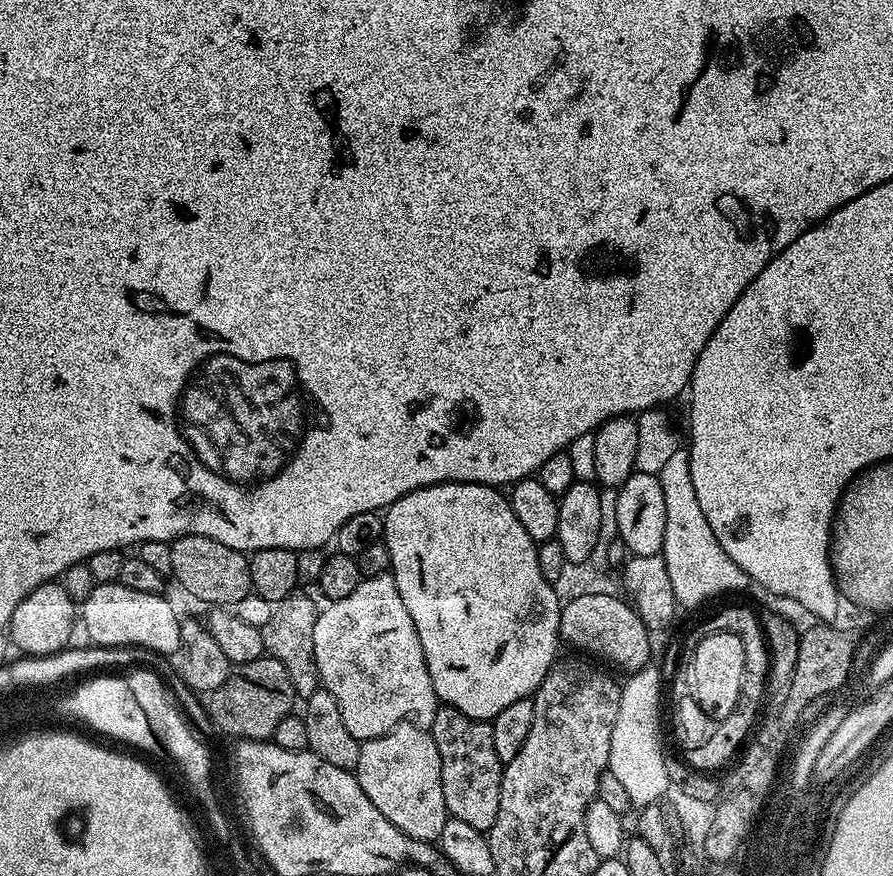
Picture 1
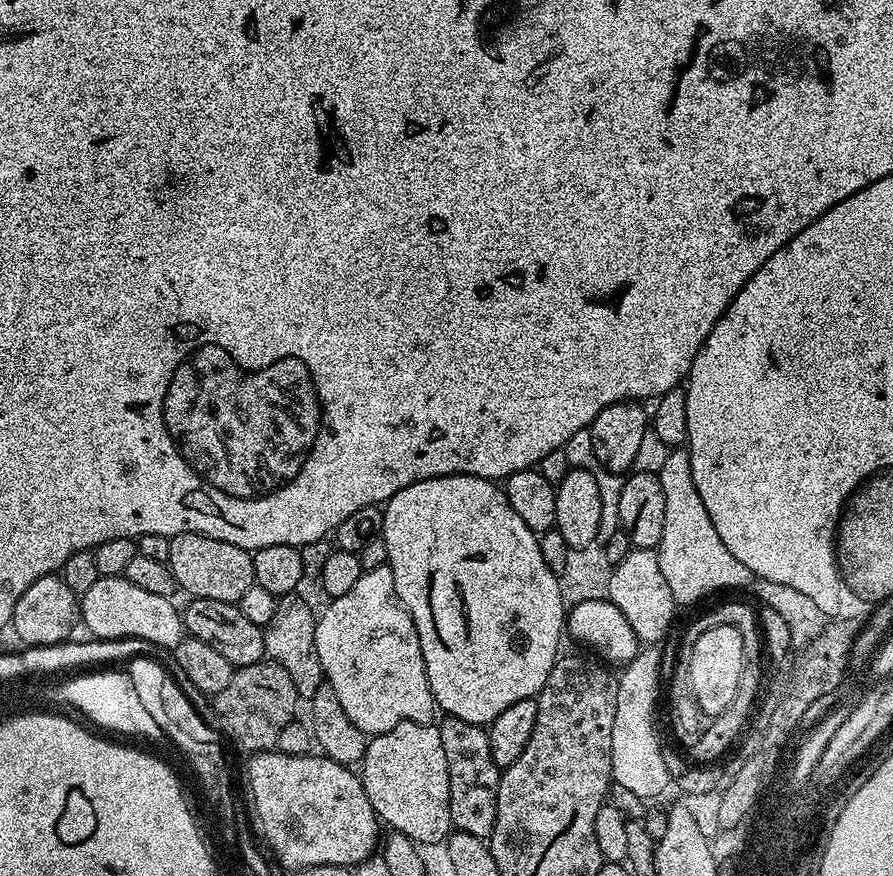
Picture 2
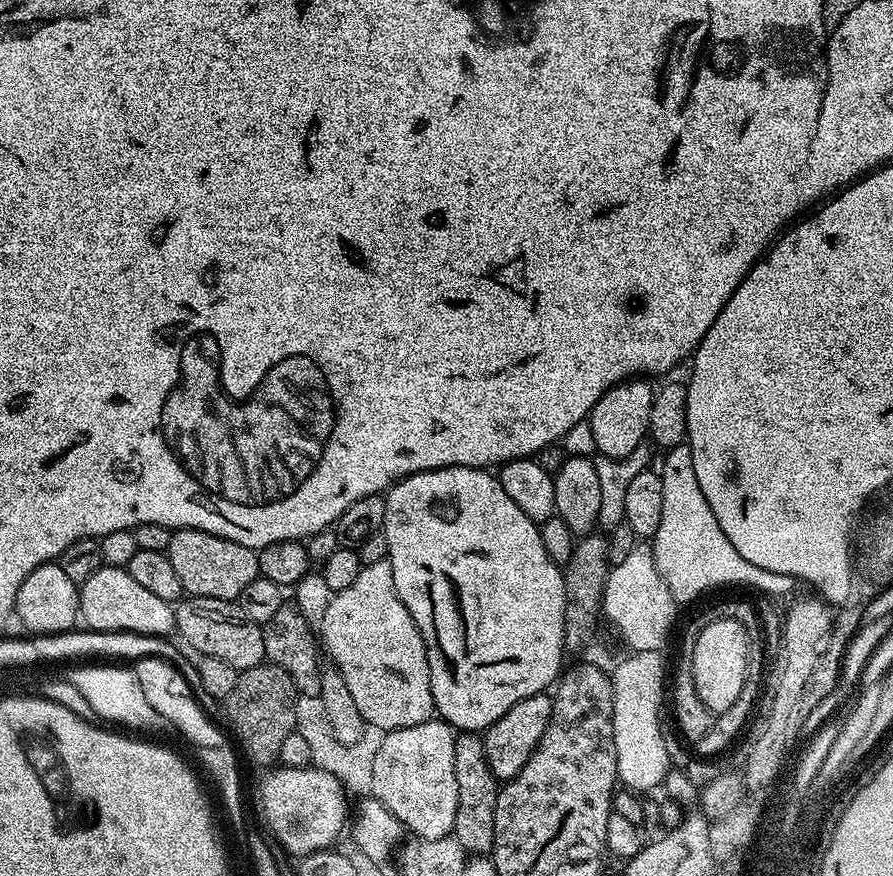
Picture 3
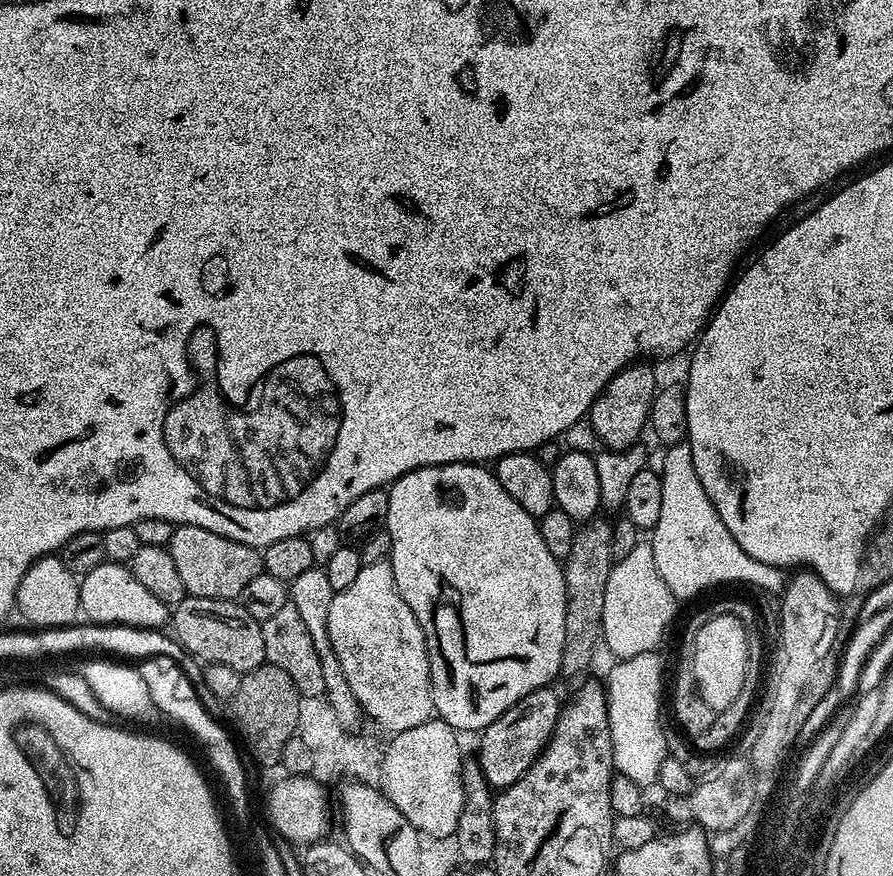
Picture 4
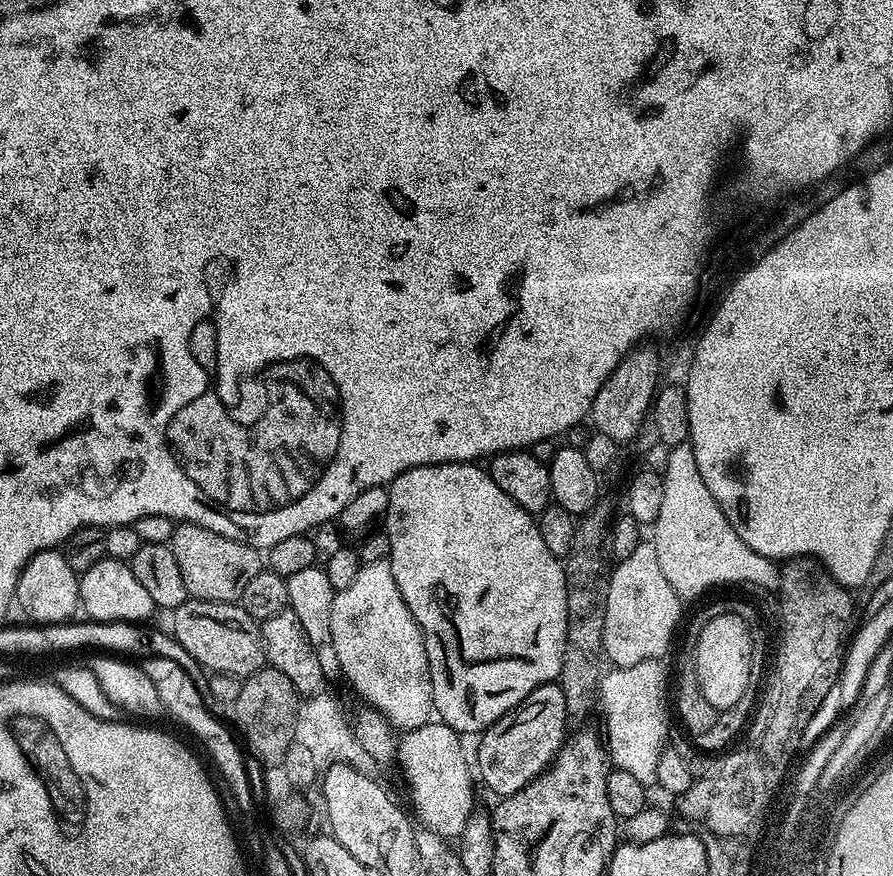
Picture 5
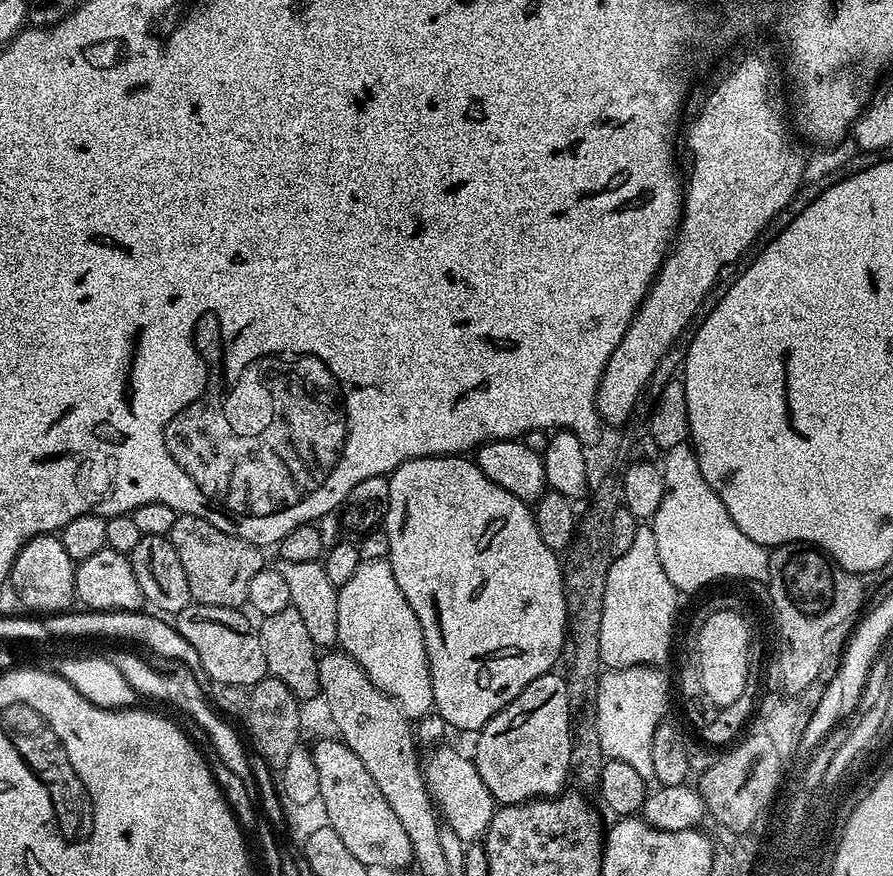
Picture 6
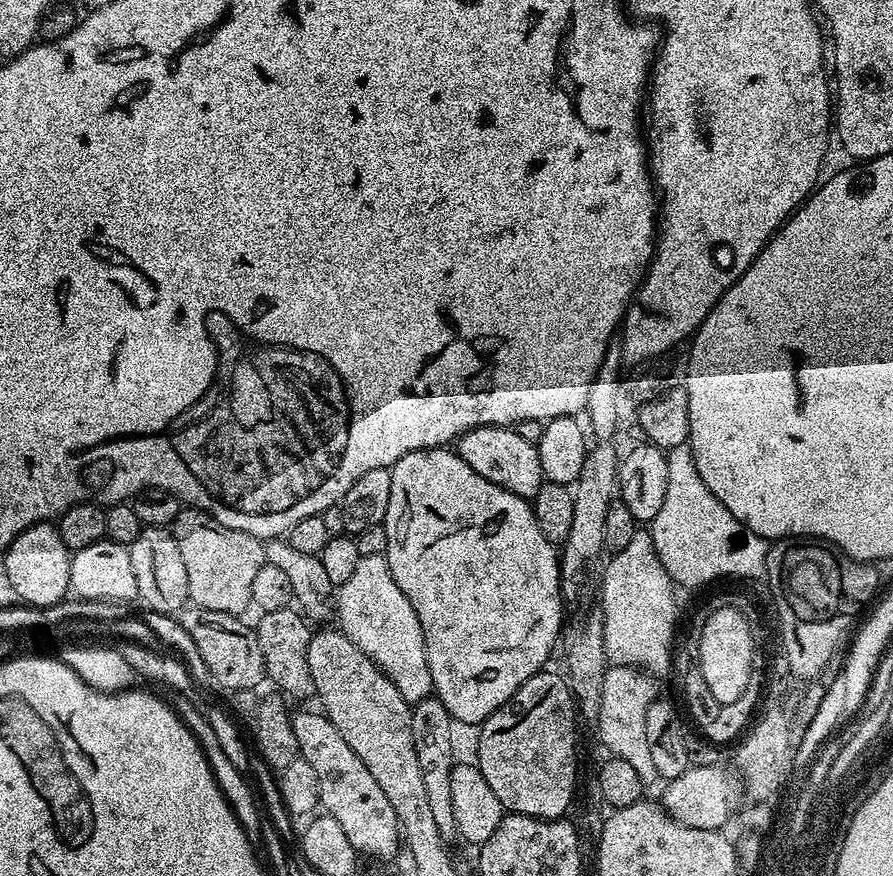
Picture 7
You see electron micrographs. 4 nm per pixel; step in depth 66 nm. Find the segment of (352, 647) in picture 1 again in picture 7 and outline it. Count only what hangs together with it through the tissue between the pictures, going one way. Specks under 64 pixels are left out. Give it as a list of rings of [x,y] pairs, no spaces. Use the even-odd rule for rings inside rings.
[[[387,555],[361,556],[354,574],[339,585],[334,612],[338,620],[340,616],[339,630],[388,676],[402,698],[415,702],[433,695],[422,626],[418,614],[414,614],[414,606],[410,606],[410,598],[398,590],[398,582],[390,574]]]

